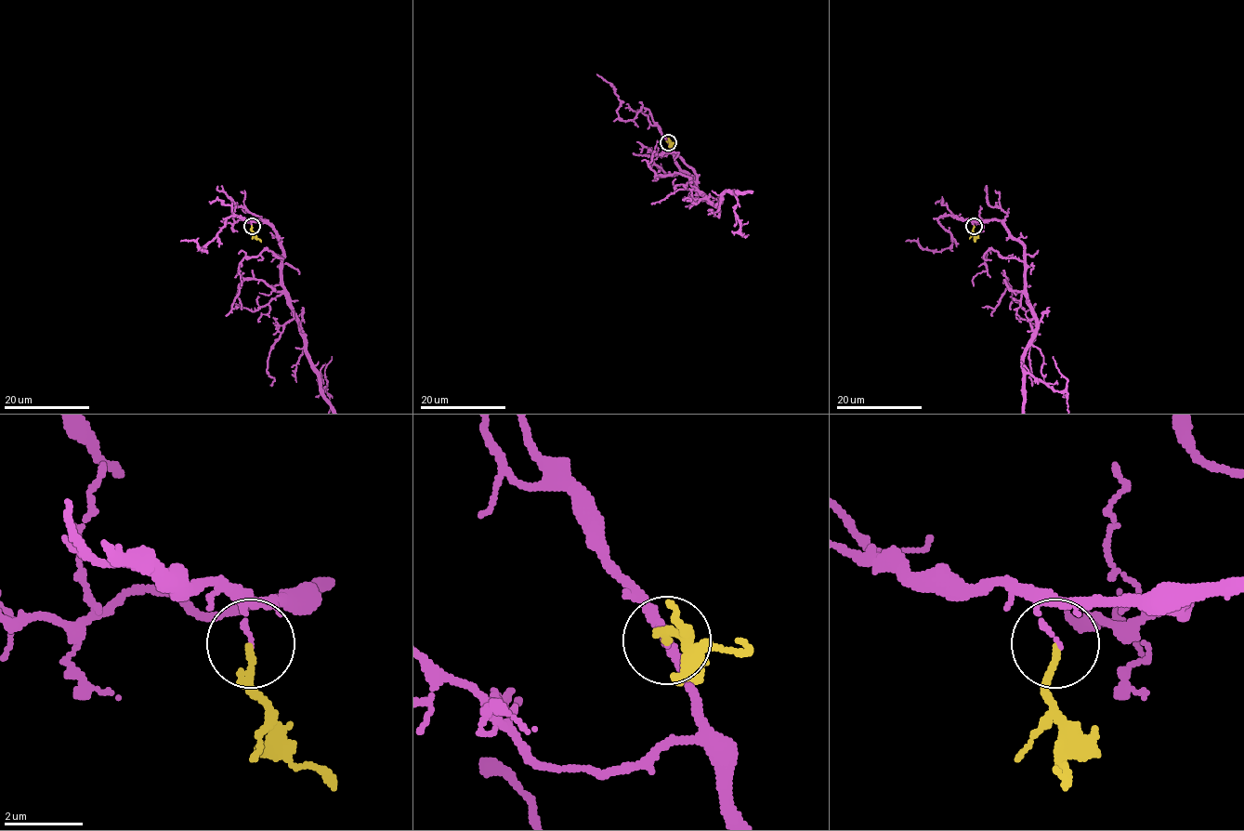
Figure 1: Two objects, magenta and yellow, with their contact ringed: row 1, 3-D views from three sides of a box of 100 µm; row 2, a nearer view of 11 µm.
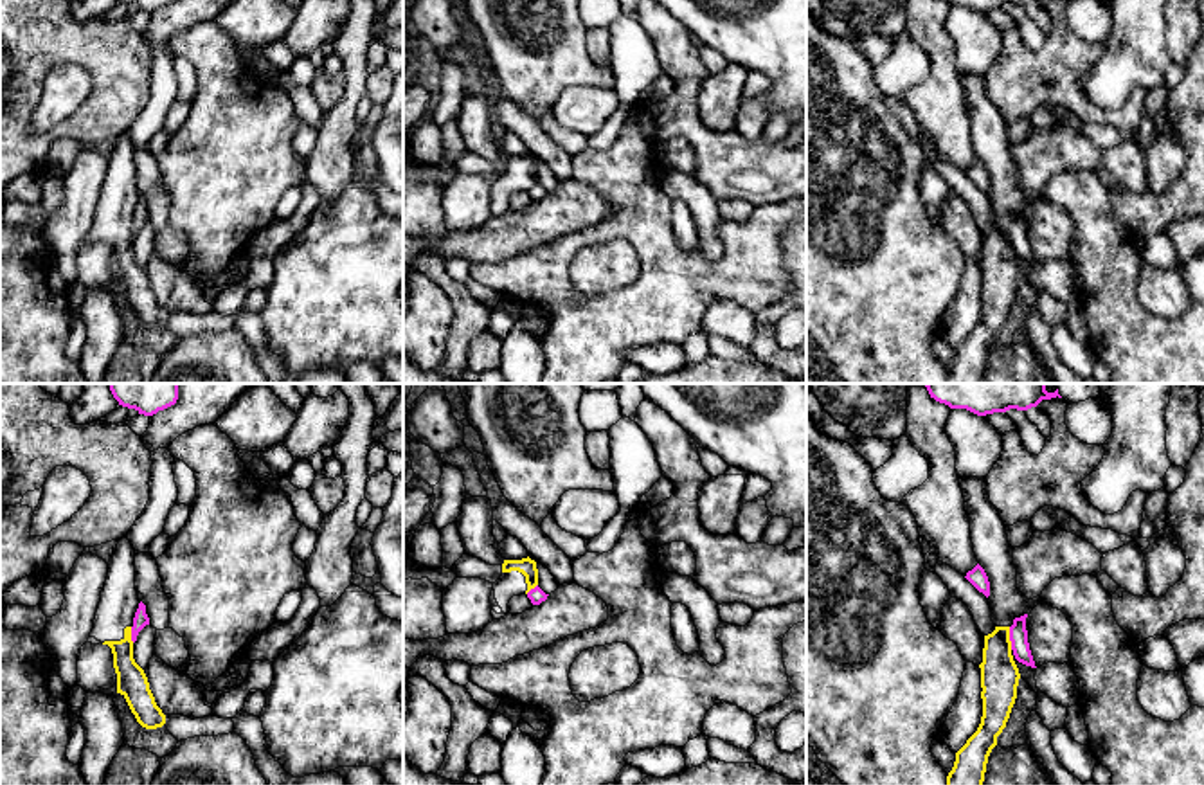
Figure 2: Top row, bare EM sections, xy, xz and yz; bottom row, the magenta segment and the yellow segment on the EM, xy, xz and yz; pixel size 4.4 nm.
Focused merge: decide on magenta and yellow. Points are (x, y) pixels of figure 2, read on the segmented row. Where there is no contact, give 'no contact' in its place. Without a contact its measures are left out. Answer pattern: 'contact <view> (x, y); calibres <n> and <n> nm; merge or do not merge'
contact yz (1010, 638); calibres 80 and 180 nm; do not merge

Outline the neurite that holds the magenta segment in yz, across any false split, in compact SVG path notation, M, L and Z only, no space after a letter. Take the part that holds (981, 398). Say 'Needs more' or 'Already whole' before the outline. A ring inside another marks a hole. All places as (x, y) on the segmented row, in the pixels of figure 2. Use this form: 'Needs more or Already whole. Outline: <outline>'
Already whole. Outline: M923 383L939 403L950 409L966 409L977 416L1028 411L1042 400L1062 398L1058 389L1046 391L1046 383Z

